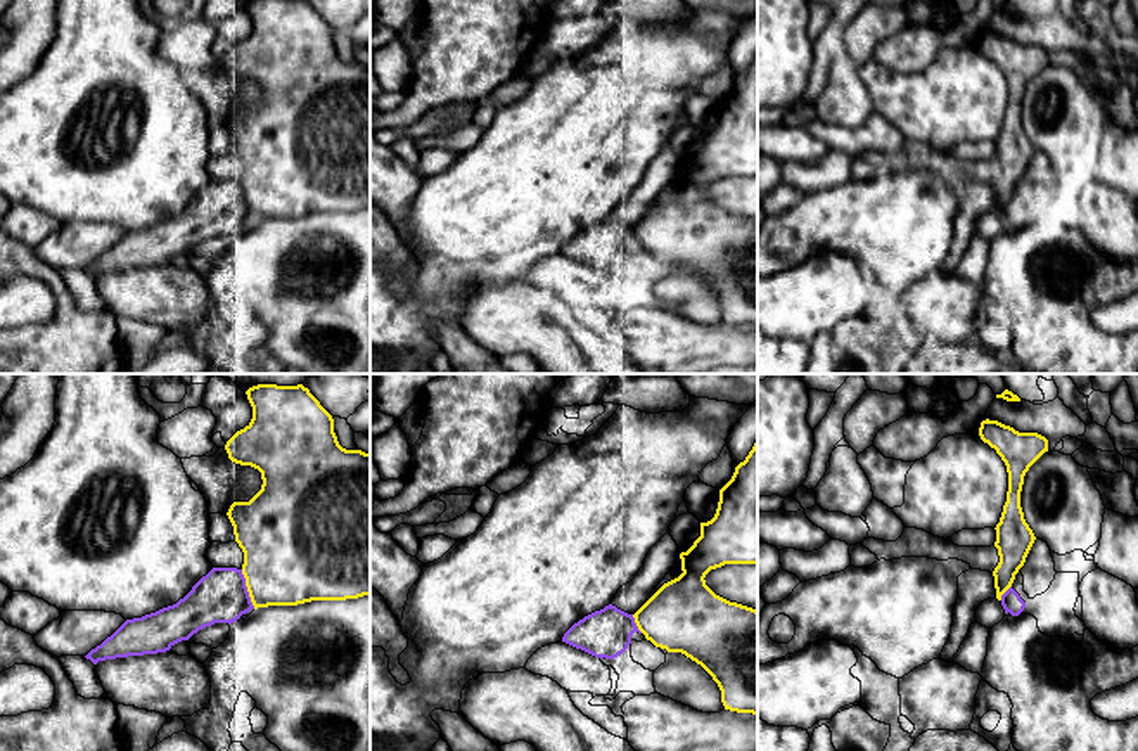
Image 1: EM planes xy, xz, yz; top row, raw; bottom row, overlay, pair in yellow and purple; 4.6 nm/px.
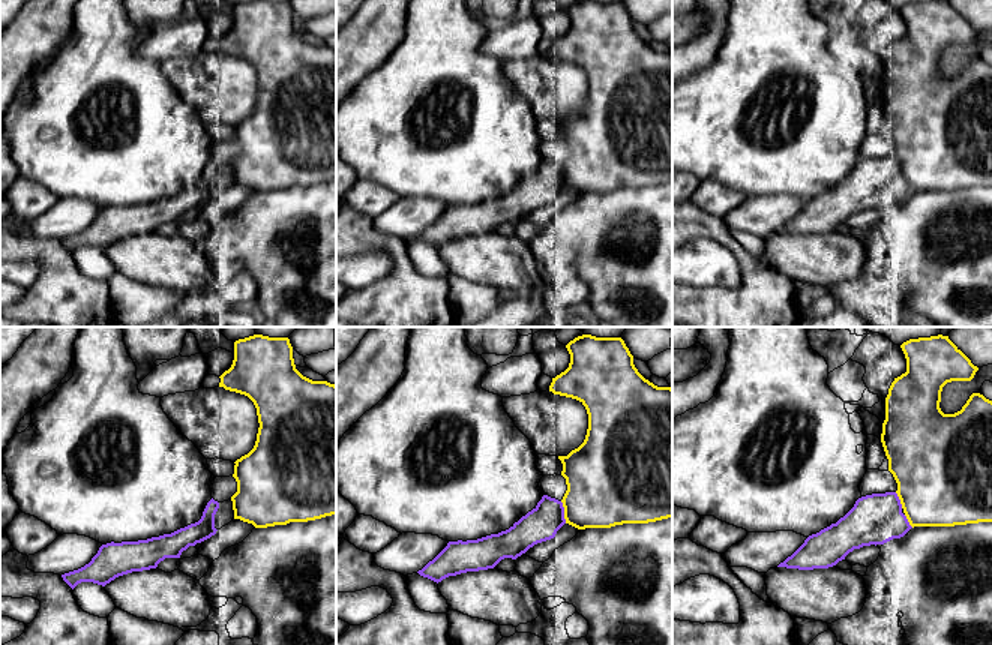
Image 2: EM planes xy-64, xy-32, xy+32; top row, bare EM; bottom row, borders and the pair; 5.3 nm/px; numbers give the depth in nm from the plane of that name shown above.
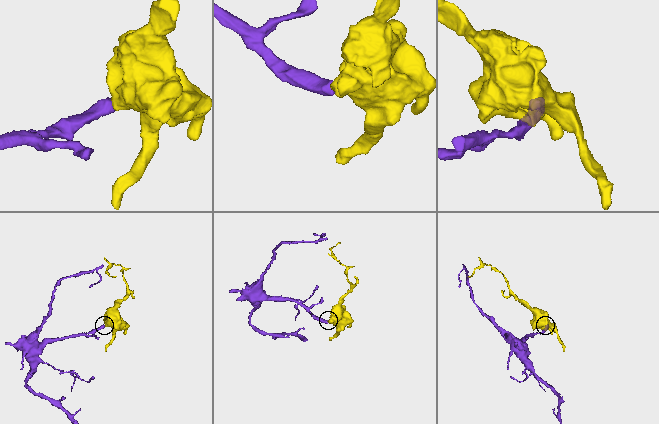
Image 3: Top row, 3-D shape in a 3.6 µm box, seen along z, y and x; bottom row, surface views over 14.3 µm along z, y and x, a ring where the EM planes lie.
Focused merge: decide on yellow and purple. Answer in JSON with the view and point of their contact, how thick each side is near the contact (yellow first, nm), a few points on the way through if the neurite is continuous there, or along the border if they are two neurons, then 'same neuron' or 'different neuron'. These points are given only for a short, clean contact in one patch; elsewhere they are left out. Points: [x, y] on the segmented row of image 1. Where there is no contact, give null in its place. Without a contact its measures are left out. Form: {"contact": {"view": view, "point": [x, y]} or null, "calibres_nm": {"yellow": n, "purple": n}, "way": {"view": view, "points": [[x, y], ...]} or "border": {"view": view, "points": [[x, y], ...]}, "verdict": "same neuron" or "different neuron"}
{"contact": {"view": "xy", "point": [248, 589]}, "calibres_nm": {"yellow": 440, "purple": 240}, "verdict": "different neuron"}

